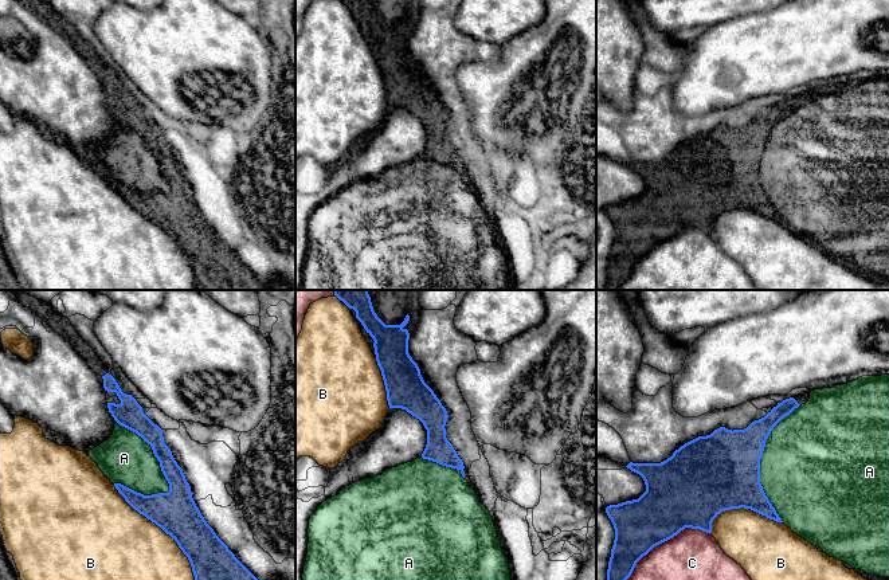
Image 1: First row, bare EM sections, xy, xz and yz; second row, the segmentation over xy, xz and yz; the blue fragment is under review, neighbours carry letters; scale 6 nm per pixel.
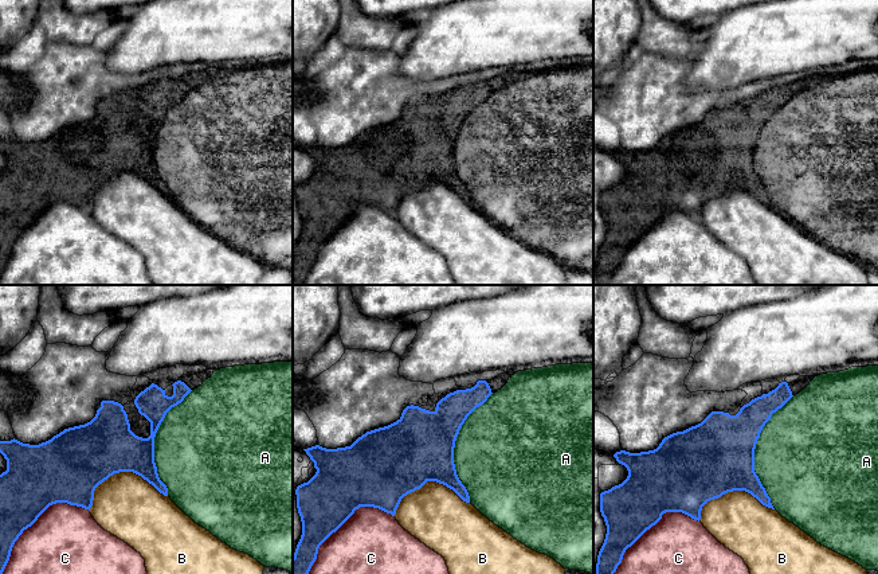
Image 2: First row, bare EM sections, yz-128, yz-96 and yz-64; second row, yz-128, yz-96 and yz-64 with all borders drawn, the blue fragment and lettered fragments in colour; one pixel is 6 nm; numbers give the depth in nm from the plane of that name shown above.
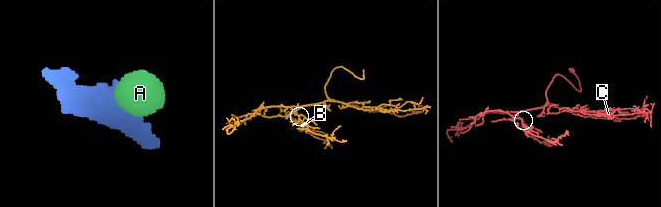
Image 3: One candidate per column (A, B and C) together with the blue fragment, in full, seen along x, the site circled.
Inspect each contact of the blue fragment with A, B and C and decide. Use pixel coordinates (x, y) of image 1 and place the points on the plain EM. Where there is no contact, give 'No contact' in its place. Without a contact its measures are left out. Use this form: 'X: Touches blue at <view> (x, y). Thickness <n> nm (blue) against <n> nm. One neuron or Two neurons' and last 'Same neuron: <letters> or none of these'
A: Touches blue at xy (153, 152). Thickness 140 nm (blue) against 300 nm. One neuron
B: Touches blue at xy (167, 232). Thickness 260 nm (blue) against 500 nm. Two neurons
C: Touches blue at yz (660, 242). Thickness 340 nm (blue) against 480 nm. Two neurons
Same neuron: A

